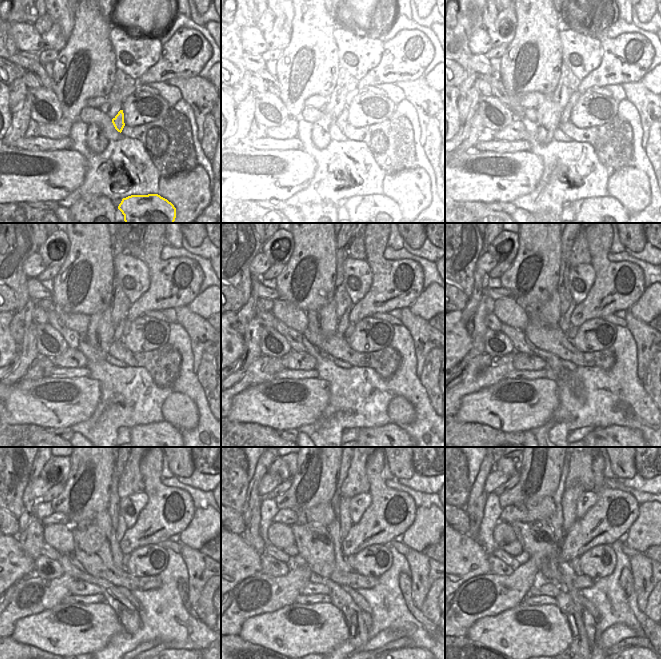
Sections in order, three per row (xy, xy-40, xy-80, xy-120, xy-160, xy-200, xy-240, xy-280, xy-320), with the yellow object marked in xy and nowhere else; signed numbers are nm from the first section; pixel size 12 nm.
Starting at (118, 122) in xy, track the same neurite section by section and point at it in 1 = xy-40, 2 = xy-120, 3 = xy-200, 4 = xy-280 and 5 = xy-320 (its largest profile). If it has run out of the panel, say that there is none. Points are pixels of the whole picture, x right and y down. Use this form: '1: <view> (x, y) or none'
1: xy-40 (341, 121)
2: xy-120 (118, 334)
3: xy-200 (566, 325)
4: xy-280 (345, 521)
5: xy-320 (570, 496)

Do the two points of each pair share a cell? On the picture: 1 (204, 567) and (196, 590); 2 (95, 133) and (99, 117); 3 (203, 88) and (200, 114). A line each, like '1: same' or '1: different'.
1: same
2: different
3: same

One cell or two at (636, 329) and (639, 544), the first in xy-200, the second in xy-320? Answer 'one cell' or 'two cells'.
two cells

